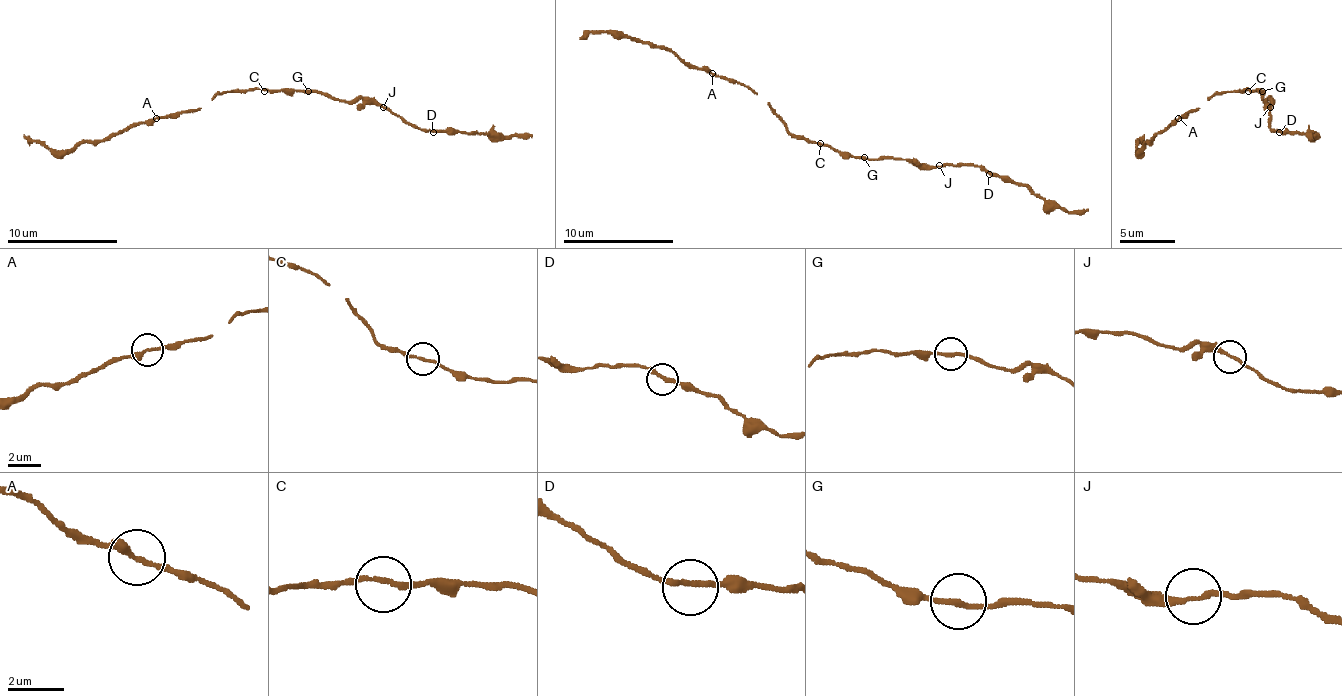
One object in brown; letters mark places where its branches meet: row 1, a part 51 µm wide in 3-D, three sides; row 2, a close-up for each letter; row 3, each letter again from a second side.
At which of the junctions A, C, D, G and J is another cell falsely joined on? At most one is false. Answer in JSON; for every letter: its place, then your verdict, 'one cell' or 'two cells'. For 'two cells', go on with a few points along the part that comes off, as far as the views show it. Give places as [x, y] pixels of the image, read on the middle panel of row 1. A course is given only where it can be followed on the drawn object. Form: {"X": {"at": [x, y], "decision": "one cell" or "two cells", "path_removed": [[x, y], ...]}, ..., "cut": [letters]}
{"A": {"at": [712, 73], "decision": "two cells", "path_removed": [[712, 74], [703, 69], [690, 69], [667, 49], [631, 41], [615, 33], [584, 33], [579, 38]]}, "C": {"at": [820, 143], "decision": "one cell"}, "D": {"at": [989, 174], "decision": "one cell"}, "G": {"at": [864, 157], "decision": "one cell"}, "J": {"at": [939, 165], "decision": "one cell"}, "cut": ["A"]}

